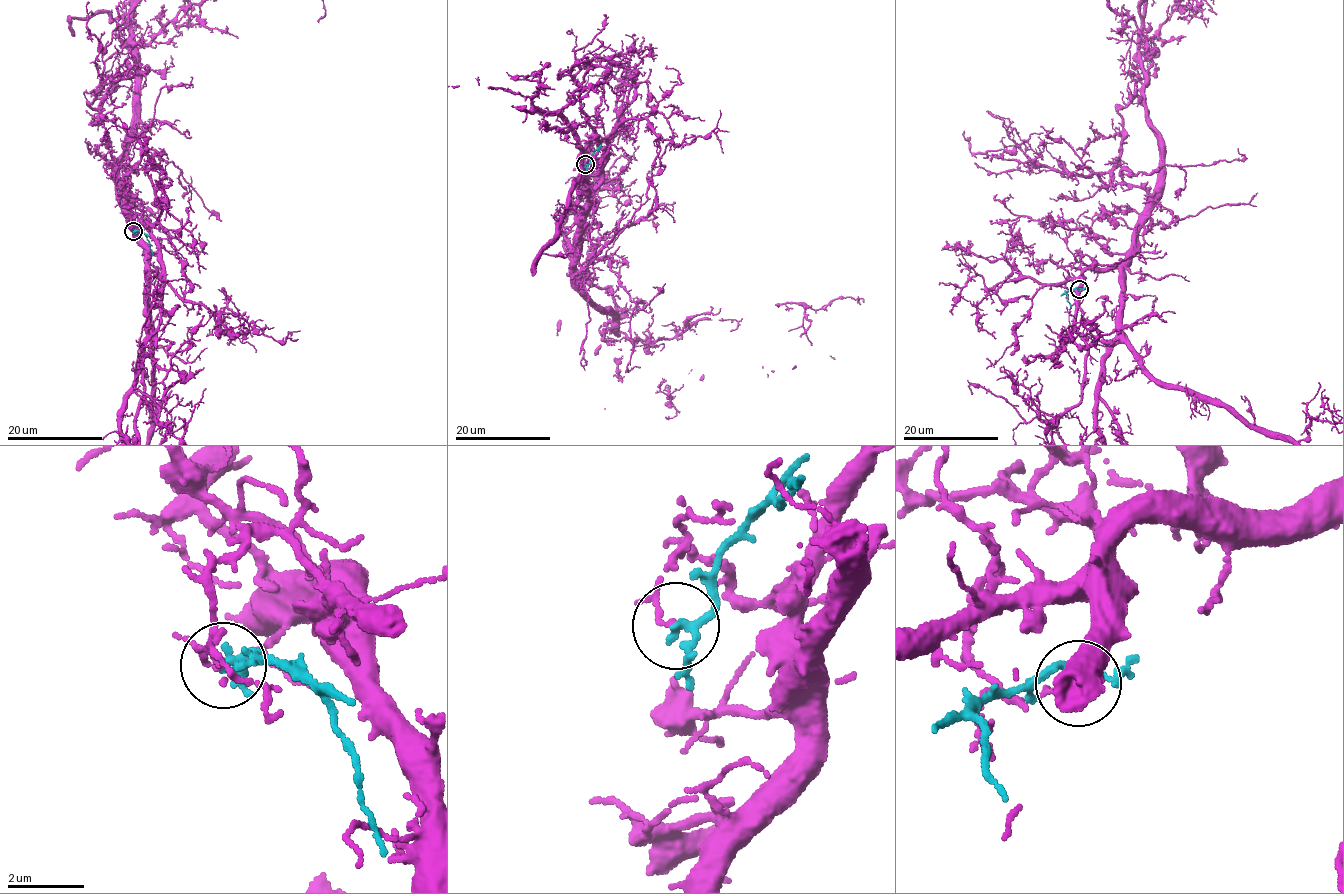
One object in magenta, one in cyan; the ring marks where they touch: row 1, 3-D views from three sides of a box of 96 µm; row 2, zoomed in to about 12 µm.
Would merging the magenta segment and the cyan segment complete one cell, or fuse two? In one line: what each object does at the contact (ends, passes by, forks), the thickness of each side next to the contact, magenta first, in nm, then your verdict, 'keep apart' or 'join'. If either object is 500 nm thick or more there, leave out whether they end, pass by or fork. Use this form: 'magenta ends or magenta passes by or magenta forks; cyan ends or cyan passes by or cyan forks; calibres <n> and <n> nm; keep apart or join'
magenta passes by; cyan passes by; calibres 90 and 200 nm; keep apart

